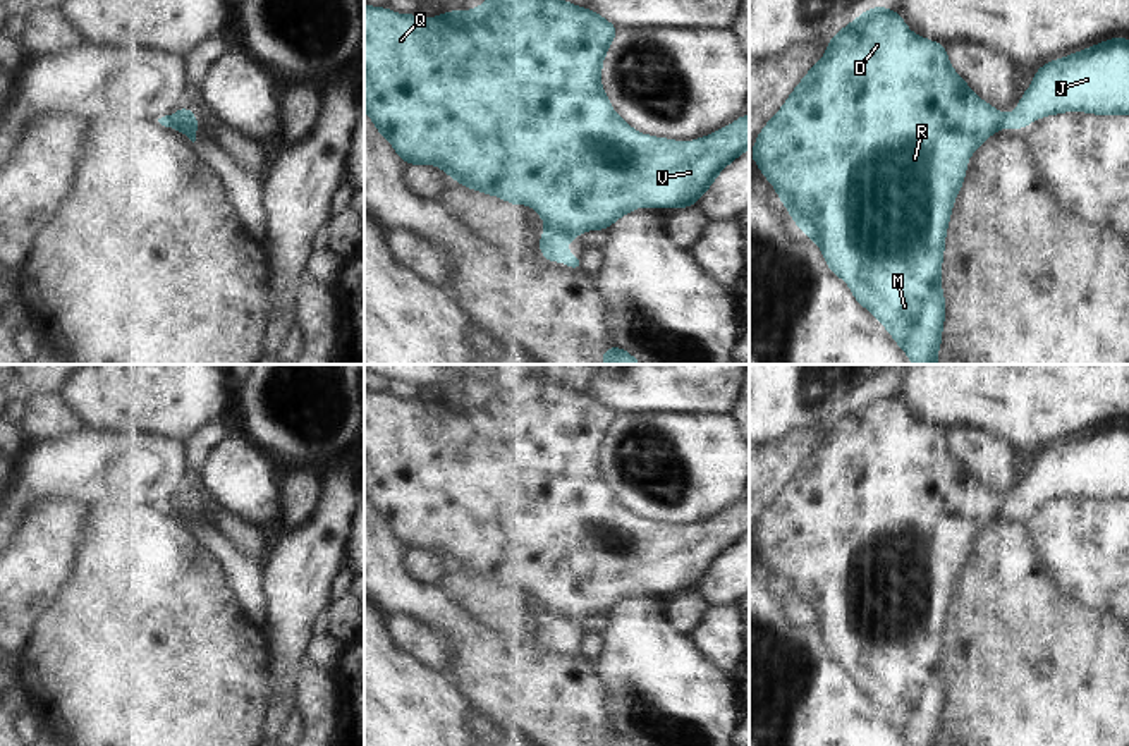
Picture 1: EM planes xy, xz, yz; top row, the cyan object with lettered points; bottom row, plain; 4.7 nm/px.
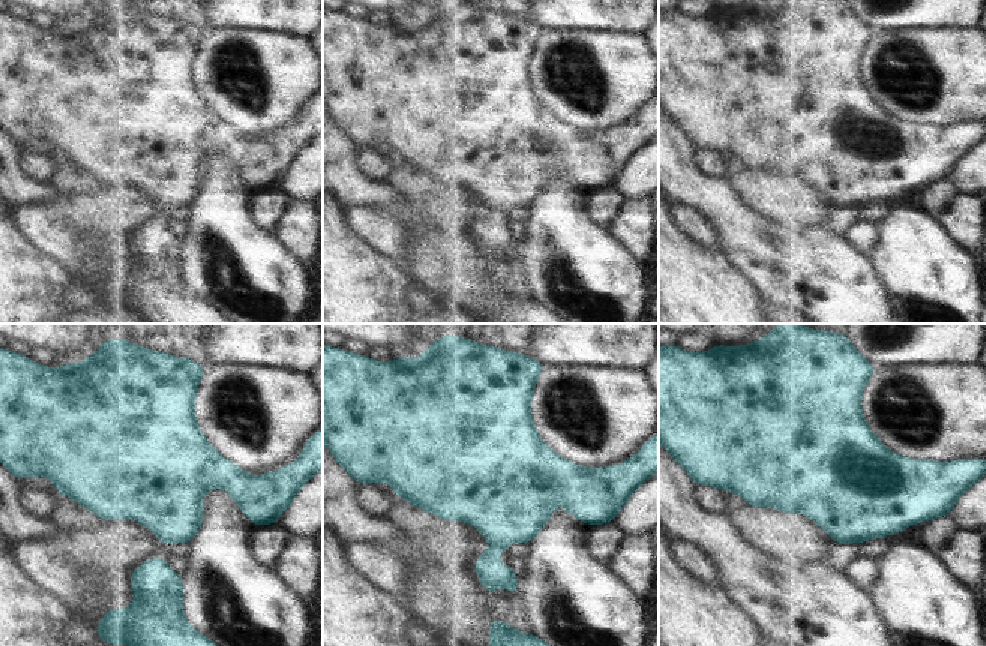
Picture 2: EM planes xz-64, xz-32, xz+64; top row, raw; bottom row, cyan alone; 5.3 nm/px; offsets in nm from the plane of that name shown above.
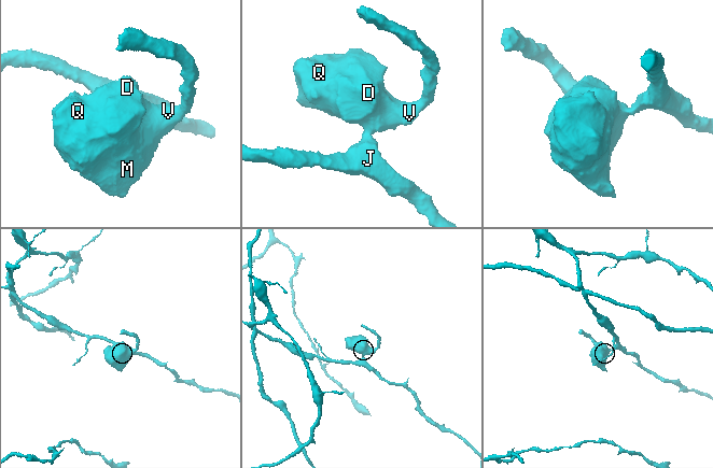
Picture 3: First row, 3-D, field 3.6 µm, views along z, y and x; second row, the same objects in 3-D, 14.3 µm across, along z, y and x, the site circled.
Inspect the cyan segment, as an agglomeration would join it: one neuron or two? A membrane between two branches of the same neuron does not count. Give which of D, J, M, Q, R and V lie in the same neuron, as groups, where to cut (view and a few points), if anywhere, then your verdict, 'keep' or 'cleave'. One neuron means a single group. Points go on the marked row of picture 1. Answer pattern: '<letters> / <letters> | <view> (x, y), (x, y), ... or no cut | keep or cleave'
D M Q R V / J | xz (547, 226), (564, 244) | cleave

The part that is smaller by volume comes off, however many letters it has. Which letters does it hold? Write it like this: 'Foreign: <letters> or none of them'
Foreign: D, M, Q, R, V.

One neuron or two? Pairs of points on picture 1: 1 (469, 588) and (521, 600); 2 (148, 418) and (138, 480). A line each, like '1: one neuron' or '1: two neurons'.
1: one neuron
2: two neurons

